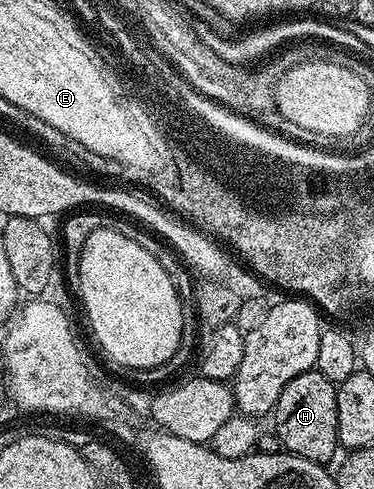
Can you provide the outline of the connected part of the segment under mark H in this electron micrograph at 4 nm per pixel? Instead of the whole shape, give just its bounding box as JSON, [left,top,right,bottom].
[272,371,339,463]

